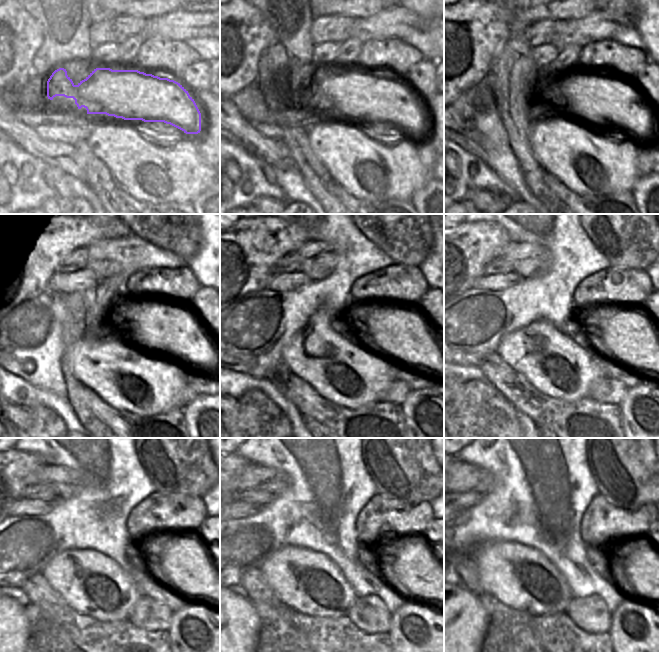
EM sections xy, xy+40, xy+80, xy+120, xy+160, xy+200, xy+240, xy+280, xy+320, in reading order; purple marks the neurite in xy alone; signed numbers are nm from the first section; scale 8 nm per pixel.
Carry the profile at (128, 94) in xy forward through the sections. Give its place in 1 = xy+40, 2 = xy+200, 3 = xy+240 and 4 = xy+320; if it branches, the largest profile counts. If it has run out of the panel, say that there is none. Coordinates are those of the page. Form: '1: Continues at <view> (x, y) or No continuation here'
1: Continues at xy+40 (372, 99)
2: Continues at xy+200 (629, 336)
3: Continues at xy+240 (184, 563)
4: Continues at xy+320 (647, 573)

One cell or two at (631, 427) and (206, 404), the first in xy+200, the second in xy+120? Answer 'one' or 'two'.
one

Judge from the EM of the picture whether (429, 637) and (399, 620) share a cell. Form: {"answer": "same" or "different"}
{"answer": "same"}

